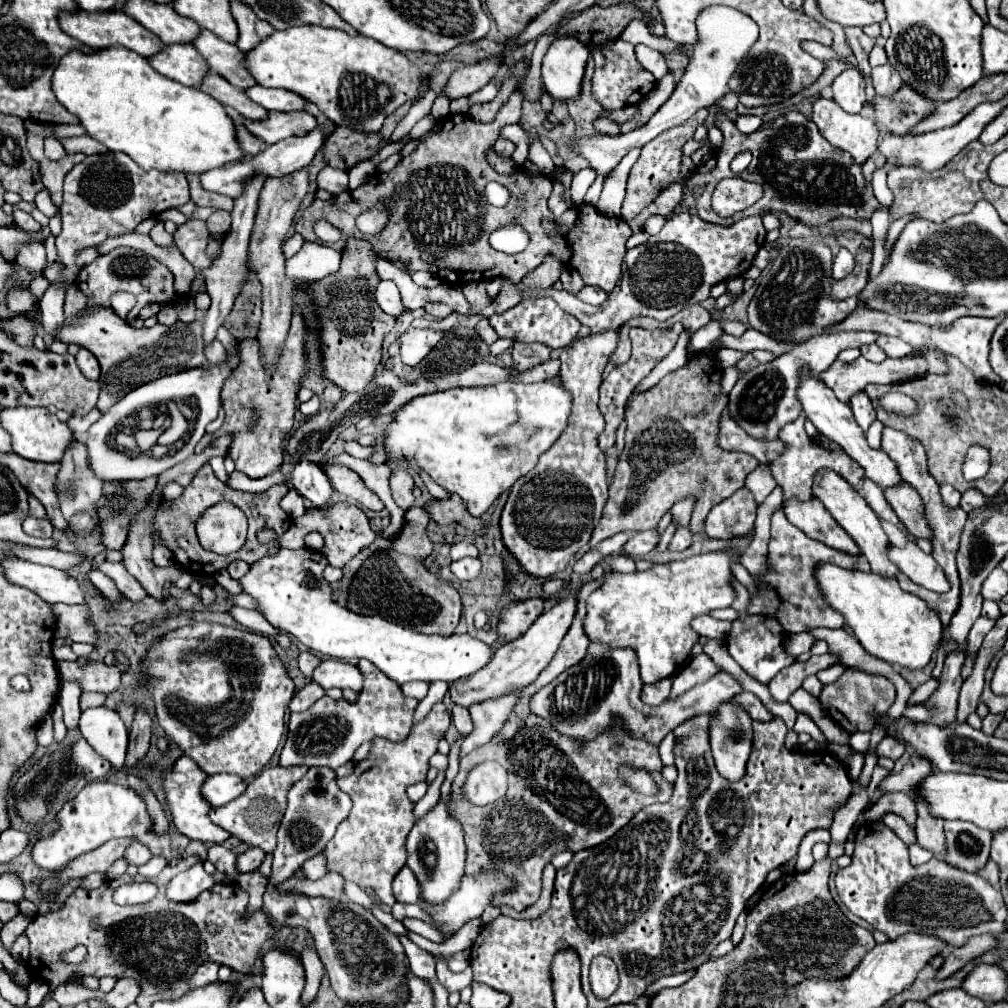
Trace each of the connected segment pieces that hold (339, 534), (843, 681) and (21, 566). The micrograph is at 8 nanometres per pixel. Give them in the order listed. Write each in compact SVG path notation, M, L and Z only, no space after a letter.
M334 504L330 506L328 510L308 510L304 516L292 520L292 526L288 528L286 534L278 536L278 542L282 548L292 548L292 550L298 550L304 546L304 536L308 532L320 532L324 536L324 548L322 548L322 554L326 556L328 564L334 566L334 568L344 568L362 548L370 546L376 538L374 530L370 528L370 520L366 518L366 514L358 508L358 506L352 506L352 504Z
M846 668L836 682L822 688L820 706L832 718L838 718L840 728L844 728L848 734L854 734L854 732L870 732L876 724L874 716L884 716L894 704L894 698L896 698L896 690L888 678L880 674L864 672L860 668Z
M14 556L2 562L2 566L10 582L36 592L50 604L86 604L84 592L80 590L76 578L62 570L32 564Z

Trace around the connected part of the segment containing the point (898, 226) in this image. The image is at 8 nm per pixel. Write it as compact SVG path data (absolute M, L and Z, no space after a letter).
M906 214L906 216L902 216L902 218L898 218L898 220L894 220L894 222L890 224L888 238L886 238L886 250L890 250L890 246L894 244L894 240L900 236L902 228L904 228L904 226L906 226L910 220L914 220L914 214Z

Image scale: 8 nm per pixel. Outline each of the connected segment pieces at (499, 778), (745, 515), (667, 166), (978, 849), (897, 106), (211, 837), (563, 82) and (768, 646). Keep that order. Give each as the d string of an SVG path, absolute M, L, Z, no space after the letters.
M484 762L476 766L466 780L466 796L476 806L486 806L500 800L506 794L506 770L496 762Z
M740 488L710 510L704 526L706 534L714 538L748 538L754 530L754 520L756 500L746 488Z
M700 109L694 116L690 116L690 120L686 120L680 126L674 126L670 130L664 130L662 134L658 134L652 142L648 142L642 148L642 154L638 158L638 162L632 166L630 178L628 178L628 188L626 188L626 198L621 209L623 220L632 220L634 216L640 214L640 210L644 206L648 206L658 192L662 192L662 188L666 188L668 184L672 184L676 178L680 178L680 158L682 158L682 146L686 140L690 140L694 136L694 130L698 128L706 120L708 109Z
M946 820L946 864L956 866L964 872L978 872L990 858L992 832L978 828L976 824L962 820Z
M902 86L892 98L876 96L872 110L880 130L888 130L894 134L906 134L912 126L916 126L924 116L932 112L936 104L914 92L908 86Z
M182 756L172 770L168 770L164 774L164 790L168 794L168 806L172 810L174 816L174 826L190 840L198 840L198 842L214 842L214 844L224 844L230 834L226 834L222 828L214 826L212 820L208 818L208 812L212 810L210 802L206 802L202 798L202 780L208 774L202 772L202 768L198 768L198 764L194 764L194 760L190 760L188 756Z
M556 38L542 60L542 86L552 100L578 100L590 50L576 38Z
M748 616L744 620L732 622L732 630L728 634L726 646L728 646L730 656L742 666L742 670L746 674L750 674L754 680L758 680L762 684L768 684L782 668L790 666L796 660L782 646L782 636L784 636L784 630L780 628L778 620L774 620L770 616Z

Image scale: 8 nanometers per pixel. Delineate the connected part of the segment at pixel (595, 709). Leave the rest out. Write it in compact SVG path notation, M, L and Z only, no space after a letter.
M590 642L588 654L580 664L562 672L556 680L532 696L530 710L532 714L550 722L562 736L572 738L576 744L590 742L600 732L610 730L614 718L622 720L622 726L630 736L660 744L668 732L688 718L712 714L718 704L728 702L732 696L742 692L742 686L732 678L732 674L718 672L708 682L690 688L690 692L682 694L680 700L668 700L660 706L646 706L640 700L640 692L642 680L638 676L636 654L632 650L612 650L606 644Z

